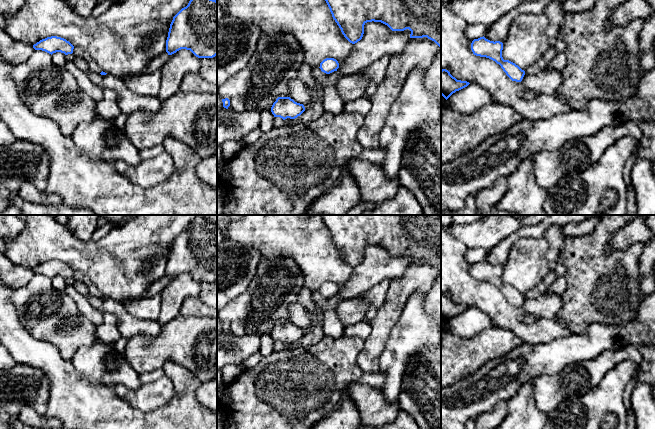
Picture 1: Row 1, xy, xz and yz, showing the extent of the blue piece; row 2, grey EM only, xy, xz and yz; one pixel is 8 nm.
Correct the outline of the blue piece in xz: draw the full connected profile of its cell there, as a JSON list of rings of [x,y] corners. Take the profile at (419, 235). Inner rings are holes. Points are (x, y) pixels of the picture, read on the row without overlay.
[[[322,215],[333,243],[344,261],[352,268],[360,265],[367,246],[381,246],[392,255],[411,255],[410,262],[423,262],[434,265],[441,272],[441,215]]]

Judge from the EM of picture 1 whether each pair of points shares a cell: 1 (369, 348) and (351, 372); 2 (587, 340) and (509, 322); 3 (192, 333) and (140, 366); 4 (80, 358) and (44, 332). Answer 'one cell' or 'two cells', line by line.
1: two cells
2: two cells
3: one cell
4: two cells

